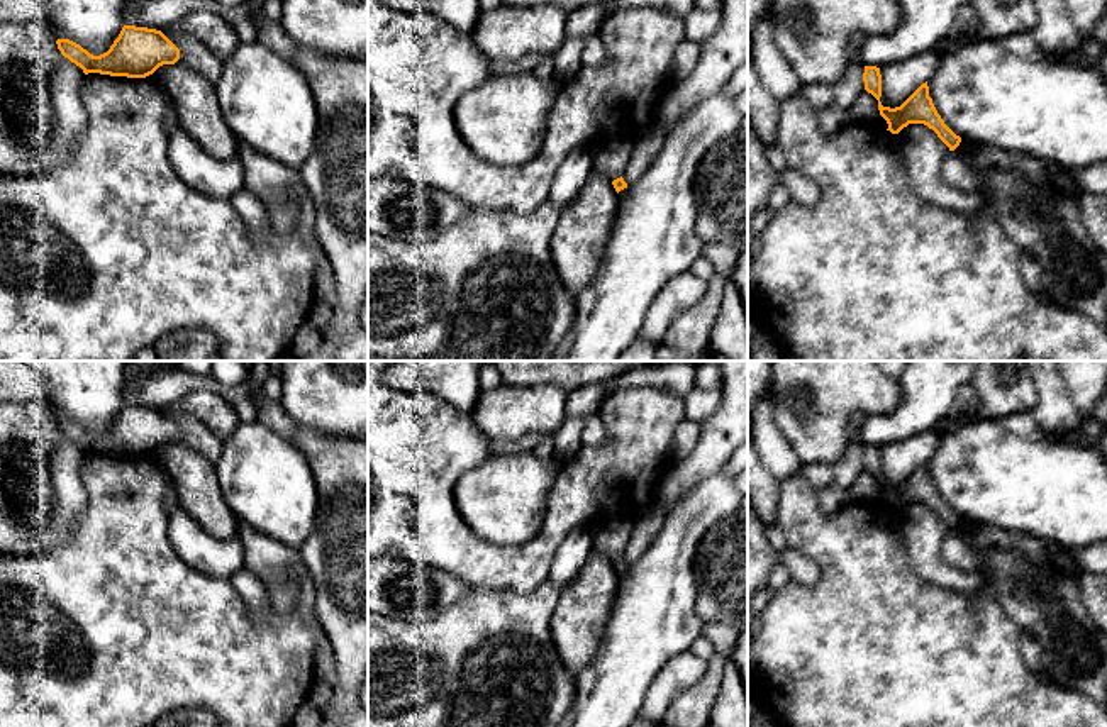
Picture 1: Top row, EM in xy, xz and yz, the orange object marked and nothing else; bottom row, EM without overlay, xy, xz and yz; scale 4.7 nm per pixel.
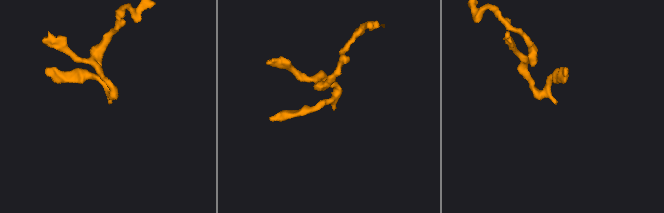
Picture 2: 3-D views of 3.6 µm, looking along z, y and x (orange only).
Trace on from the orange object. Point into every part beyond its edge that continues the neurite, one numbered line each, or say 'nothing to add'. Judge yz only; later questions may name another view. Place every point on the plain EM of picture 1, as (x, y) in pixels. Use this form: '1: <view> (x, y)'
1: yz (1043, 602)

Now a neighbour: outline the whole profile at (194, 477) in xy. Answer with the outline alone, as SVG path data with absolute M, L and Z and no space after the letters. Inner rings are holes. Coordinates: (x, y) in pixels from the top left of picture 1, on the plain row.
M163 444L154 459L171 480L180 508L220 541L237 537L239 519L225 503L215 466L181 444Z

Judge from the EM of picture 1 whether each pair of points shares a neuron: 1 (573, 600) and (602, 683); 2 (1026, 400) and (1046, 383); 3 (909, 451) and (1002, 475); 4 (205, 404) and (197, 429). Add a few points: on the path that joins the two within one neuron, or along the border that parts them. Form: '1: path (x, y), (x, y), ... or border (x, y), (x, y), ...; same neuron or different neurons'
1: border (609, 621), (597, 654), (575, 677); different neurons
2: border (1034, 378), (1038, 404), (1031, 410); different neurons
3: border (940, 434), (938, 446), (928, 461); different neurons
4: border (166, 407), (197, 417), (221, 441); different neurons

